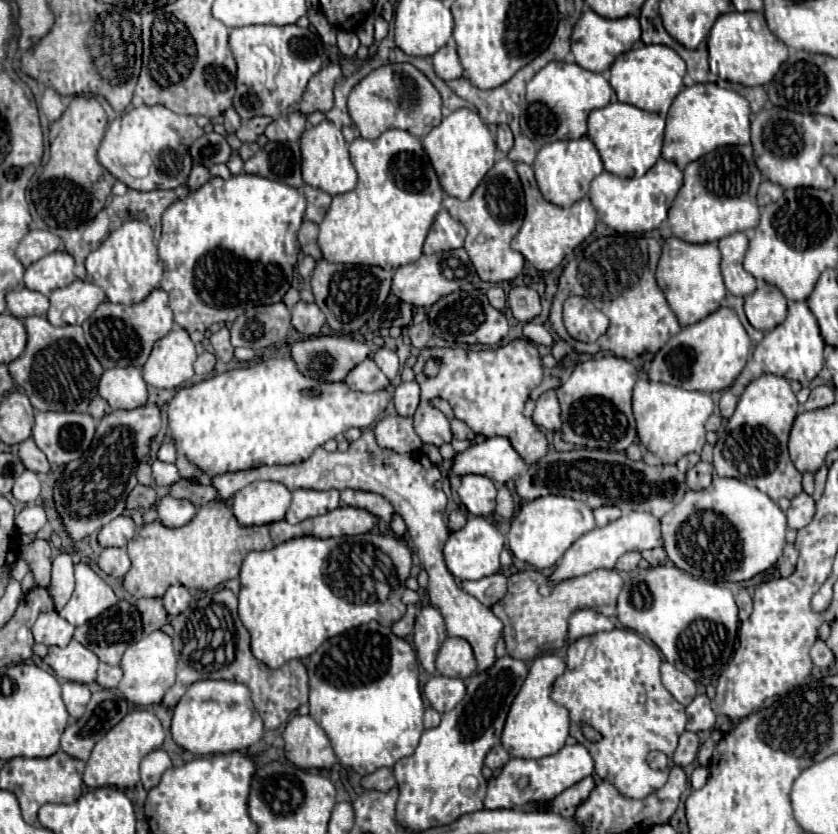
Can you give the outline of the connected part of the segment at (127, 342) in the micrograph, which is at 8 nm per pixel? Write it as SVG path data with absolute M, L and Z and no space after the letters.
M154 289L142 303L138 305L116 305L104 301L88 321L84 321L84 333L88 347L100 361L104 369L110 367L142 367L152 351L152 345L168 335L174 327L172 309L168 303L168 293L162 289Z

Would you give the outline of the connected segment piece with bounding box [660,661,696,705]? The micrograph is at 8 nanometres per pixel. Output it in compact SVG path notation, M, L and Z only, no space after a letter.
M664 661L662 663L662 667L660 667L660 673L662 673L662 683L664 683L664 687L672 693L672 697L678 701L678 703L682 703L682 705L690 705L692 703L692 697L696 697L696 683L688 677L688 675L684 675L684 673L680 673L674 665L670 665L668 661Z

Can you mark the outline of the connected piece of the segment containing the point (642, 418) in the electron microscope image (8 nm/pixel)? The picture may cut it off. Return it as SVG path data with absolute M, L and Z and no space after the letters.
M640 379L634 385L632 409L638 427L640 443L654 455L662 459L662 463L676 463L686 453L700 453L706 443L706 421L714 411L714 401L710 393L704 391L688 391L668 383L644 381Z

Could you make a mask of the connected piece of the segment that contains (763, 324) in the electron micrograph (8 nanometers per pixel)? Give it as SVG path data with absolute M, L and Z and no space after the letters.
M764 283L744 299L744 311L754 329L774 329L786 319L786 297L774 285Z

